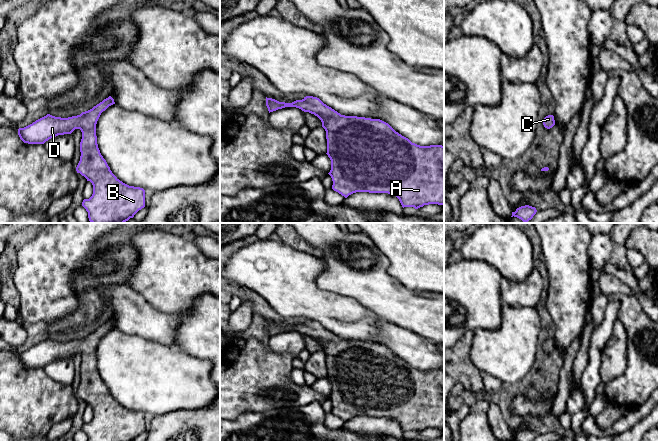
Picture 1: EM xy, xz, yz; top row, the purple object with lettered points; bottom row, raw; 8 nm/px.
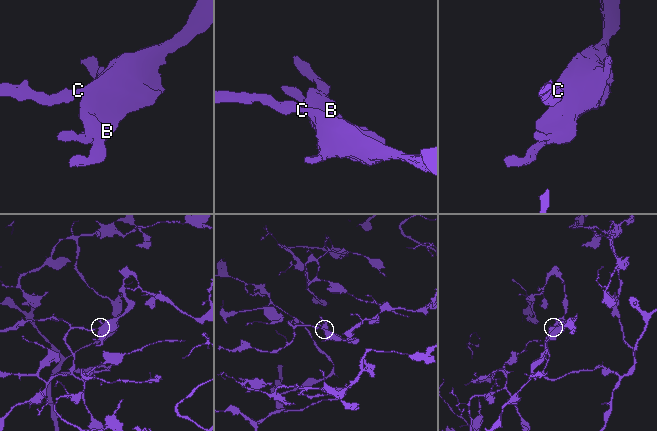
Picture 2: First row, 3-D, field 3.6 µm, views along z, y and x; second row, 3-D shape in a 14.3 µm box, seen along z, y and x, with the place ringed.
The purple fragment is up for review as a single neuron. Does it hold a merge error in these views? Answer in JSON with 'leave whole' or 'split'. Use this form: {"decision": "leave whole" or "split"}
{"decision": "leave whole"}

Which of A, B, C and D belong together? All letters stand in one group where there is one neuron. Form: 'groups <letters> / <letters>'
groups A B C D

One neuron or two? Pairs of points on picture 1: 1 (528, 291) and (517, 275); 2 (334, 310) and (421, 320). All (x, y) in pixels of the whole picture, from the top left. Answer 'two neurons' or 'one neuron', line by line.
1: two neurons
2: two neurons

